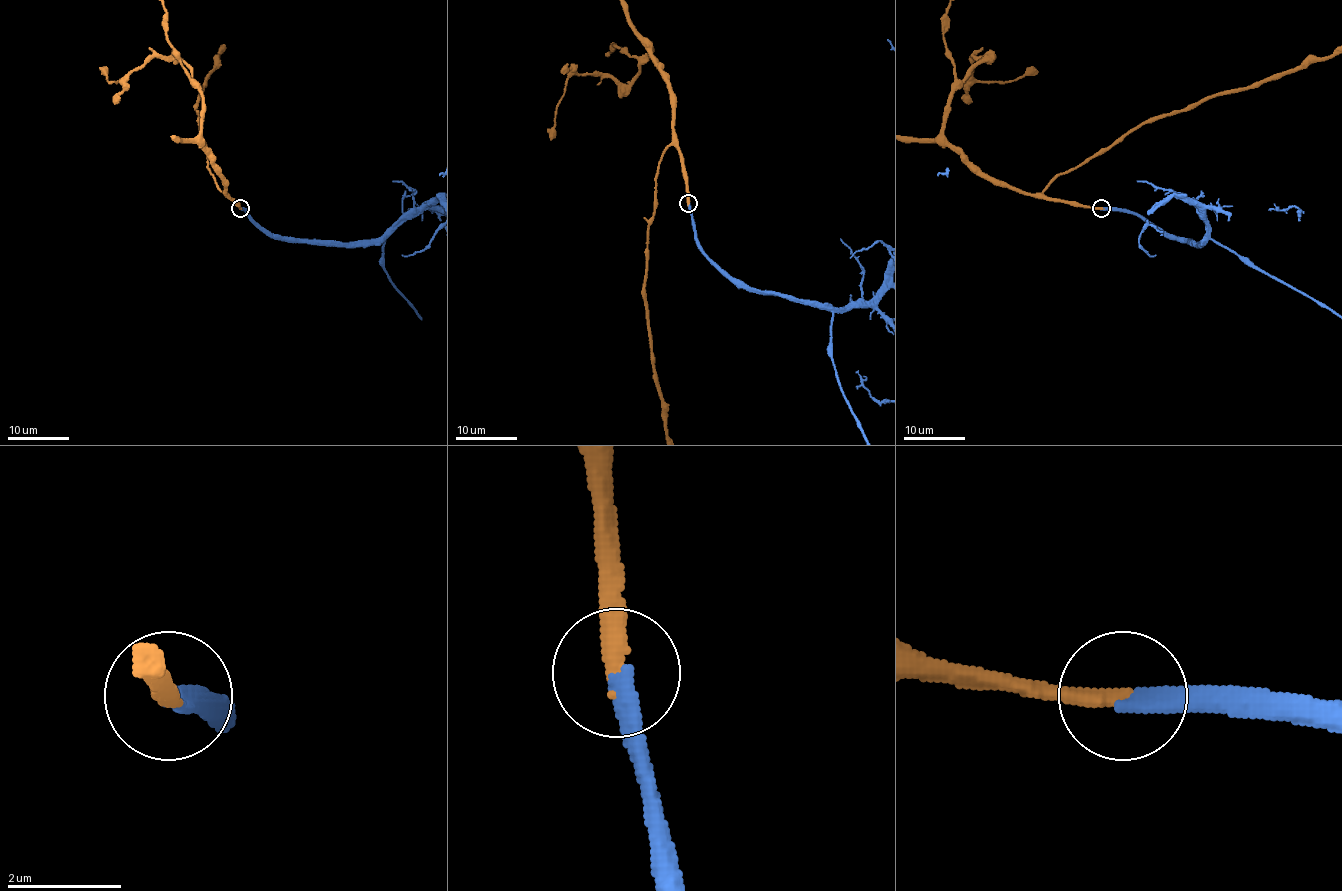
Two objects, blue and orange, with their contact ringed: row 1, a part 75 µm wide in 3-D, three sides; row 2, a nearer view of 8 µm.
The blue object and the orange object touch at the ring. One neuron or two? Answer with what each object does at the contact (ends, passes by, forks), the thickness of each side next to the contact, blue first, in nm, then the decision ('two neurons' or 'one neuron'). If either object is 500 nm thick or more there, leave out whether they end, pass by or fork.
blue ends; orange ends; calibres 320 and 320 nm; one neuron

